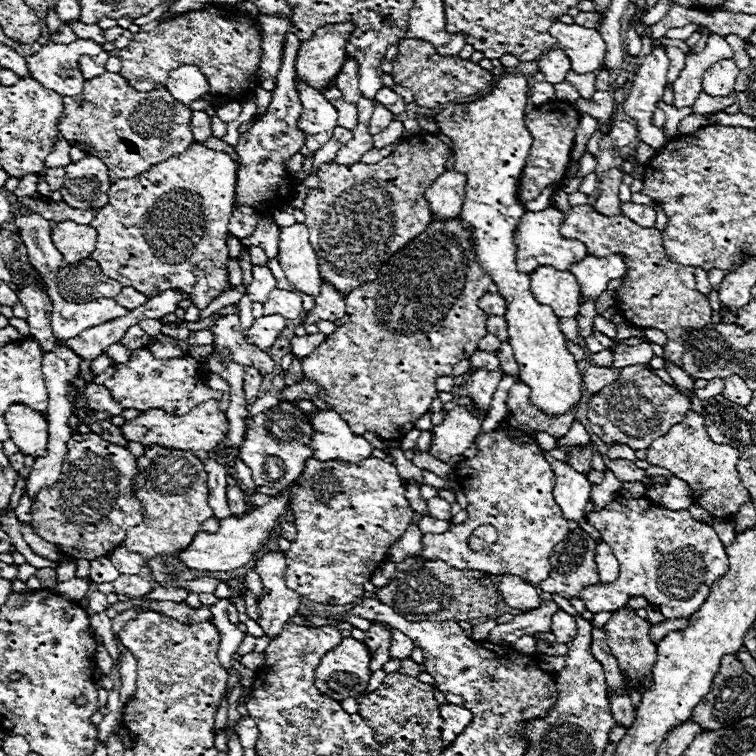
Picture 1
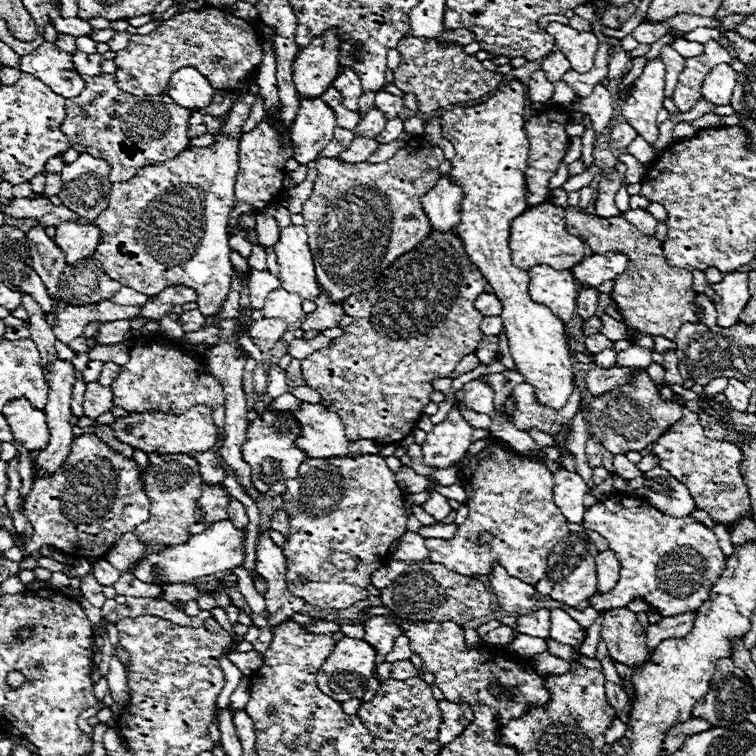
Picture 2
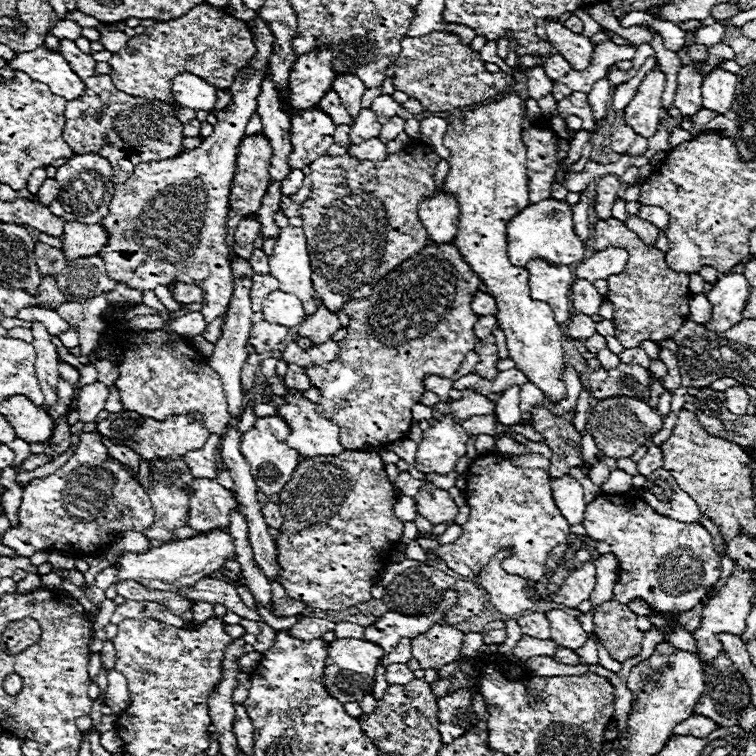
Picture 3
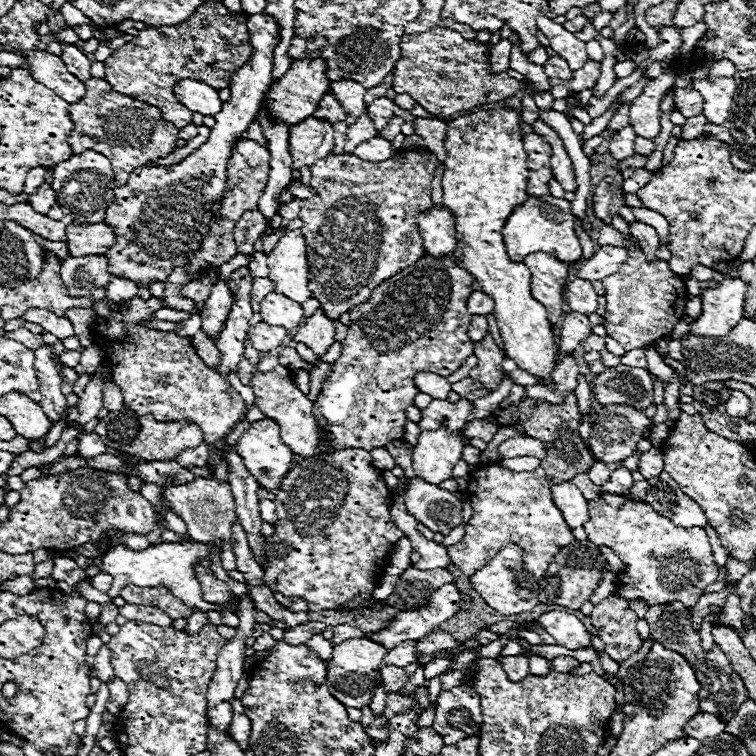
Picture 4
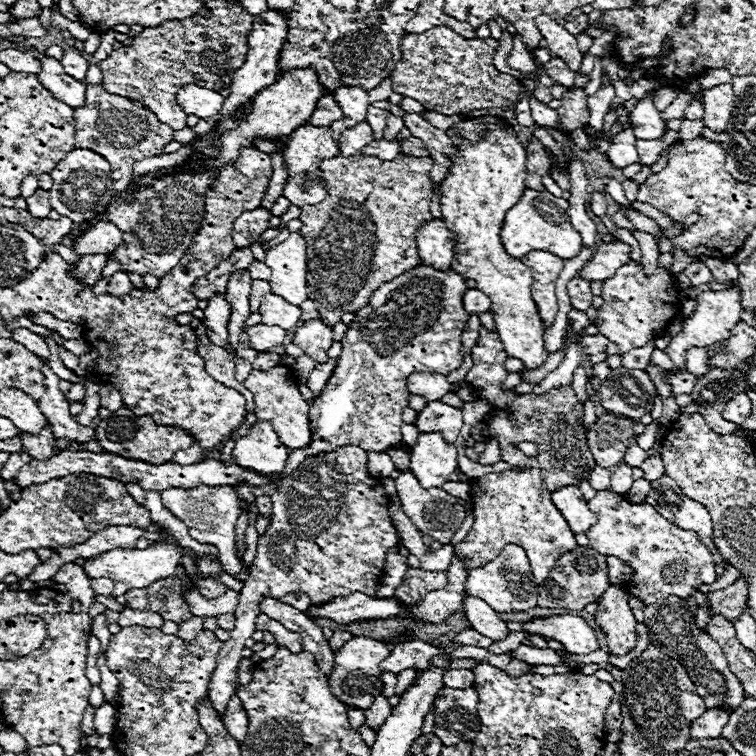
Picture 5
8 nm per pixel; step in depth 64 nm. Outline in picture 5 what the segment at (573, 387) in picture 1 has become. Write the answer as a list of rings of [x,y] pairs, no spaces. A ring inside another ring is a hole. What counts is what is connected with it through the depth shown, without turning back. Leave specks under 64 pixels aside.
[[[502,116],[460,120],[448,128],[446,134],[456,148],[450,160],[450,172],[440,186],[442,216],[446,226],[456,232],[458,242],[454,246],[452,268],[474,280],[476,288],[492,300],[490,312],[496,320],[496,330],[506,354],[524,362],[524,370],[536,370],[546,362],[548,352],[544,348],[546,326],[530,296],[532,272],[526,264],[508,256],[500,242],[504,216],[516,202],[520,202],[526,190],[526,150],[518,140],[514,124]]]

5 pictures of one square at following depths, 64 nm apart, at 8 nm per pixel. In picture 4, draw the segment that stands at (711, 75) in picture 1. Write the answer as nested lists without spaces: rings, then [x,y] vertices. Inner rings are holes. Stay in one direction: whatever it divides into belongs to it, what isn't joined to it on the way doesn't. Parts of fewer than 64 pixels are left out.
[[[722,76],[722,78],[714,78],[712,82],[710,80],[696,80],[694,88],[704,98],[704,114],[708,118],[708,122],[724,124],[728,120],[730,106],[734,102],[734,92],[736,92],[734,78]]]

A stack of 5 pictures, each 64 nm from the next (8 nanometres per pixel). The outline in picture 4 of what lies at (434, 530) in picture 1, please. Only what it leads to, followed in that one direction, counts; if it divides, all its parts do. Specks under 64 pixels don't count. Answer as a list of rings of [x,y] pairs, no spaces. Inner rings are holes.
[[[460,524],[460,526],[454,526],[444,538],[442,538],[442,544],[444,546],[452,546],[452,544],[456,544],[456,542],[460,542],[462,538],[464,538],[464,534],[466,534],[466,528],[464,528],[464,524]]]

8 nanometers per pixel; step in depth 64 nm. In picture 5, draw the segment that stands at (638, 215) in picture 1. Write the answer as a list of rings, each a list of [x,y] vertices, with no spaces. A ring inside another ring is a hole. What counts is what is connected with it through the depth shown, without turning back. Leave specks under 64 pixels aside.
[[[632,230],[634,238],[640,242],[640,250],[642,250],[642,266],[646,270],[646,274],[652,274],[658,268],[658,244],[654,240],[652,234],[648,232],[640,232],[640,230]]]

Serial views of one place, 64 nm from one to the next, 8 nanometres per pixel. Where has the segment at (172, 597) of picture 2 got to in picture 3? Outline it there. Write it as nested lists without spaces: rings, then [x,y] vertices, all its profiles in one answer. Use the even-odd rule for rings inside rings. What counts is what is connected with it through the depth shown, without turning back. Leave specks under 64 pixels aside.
[[[202,578],[194,586],[186,586],[186,590],[178,590],[176,594],[184,596],[190,602],[198,602],[198,600],[206,600],[206,602],[212,602],[212,604],[222,602],[228,610],[236,612],[242,618],[250,618],[250,620],[256,620],[256,622],[260,620],[260,616],[242,602],[236,586],[222,582],[218,578]]]

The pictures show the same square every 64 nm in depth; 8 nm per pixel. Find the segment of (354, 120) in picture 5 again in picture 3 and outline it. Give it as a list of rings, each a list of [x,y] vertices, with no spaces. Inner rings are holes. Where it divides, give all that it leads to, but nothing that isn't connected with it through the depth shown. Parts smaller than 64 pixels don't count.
[[[342,74],[334,80],[332,84],[332,90],[338,92],[338,96],[342,98],[342,106],[346,106],[346,110],[356,118],[358,112],[360,112],[360,98],[364,94],[364,84],[358,76],[354,74]]]

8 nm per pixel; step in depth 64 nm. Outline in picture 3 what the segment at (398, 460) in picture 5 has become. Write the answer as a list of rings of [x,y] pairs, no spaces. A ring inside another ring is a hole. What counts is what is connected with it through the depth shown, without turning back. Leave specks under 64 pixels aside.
[[[412,440],[394,442],[394,444],[388,446],[388,450],[396,452],[400,458],[404,458],[404,460],[410,464],[408,470],[410,470],[410,474],[412,474],[414,478],[424,478],[424,472],[420,472],[420,470],[416,468],[416,452],[418,452],[418,444],[416,444],[416,442],[412,442]]]

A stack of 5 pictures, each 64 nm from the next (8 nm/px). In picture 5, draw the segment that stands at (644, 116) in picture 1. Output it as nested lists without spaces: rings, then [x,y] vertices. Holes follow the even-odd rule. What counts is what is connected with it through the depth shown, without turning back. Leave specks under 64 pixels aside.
[[[650,90],[638,104],[630,110],[630,122],[636,138],[658,140],[664,134],[664,120],[654,106],[654,90]]]

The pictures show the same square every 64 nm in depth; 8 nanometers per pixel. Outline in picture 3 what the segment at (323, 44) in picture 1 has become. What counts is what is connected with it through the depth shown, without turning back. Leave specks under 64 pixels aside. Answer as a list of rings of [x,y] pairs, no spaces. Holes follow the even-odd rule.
[[[318,46],[306,56],[298,56],[290,70],[290,104],[292,110],[306,110],[318,104],[322,94],[332,88],[338,74],[332,70],[332,50]]]

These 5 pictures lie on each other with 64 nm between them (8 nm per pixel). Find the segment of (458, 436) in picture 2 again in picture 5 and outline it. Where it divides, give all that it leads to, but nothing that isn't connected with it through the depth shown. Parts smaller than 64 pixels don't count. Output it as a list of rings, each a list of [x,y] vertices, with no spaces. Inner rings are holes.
[[[422,432],[410,452],[412,474],[424,488],[440,488],[444,482],[448,482],[448,476],[458,466],[456,446],[444,442],[442,434],[438,432]]]

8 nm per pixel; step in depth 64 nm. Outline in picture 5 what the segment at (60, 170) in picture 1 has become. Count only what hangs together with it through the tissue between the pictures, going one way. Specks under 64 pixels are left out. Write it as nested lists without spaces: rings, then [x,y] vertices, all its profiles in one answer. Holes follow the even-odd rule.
[[[38,188],[30,198],[26,198],[28,202],[28,212],[36,218],[48,218],[48,212],[52,210],[50,206],[50,192]]]

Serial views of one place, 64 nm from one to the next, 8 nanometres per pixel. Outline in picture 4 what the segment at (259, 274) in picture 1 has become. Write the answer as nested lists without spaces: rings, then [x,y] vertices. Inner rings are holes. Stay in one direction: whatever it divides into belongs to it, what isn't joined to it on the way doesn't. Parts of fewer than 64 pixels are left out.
[[[254,278],[252,282],[252,310],[260,310],[260,302],[266,294],[274,292],[274,282],[270,278]]]

